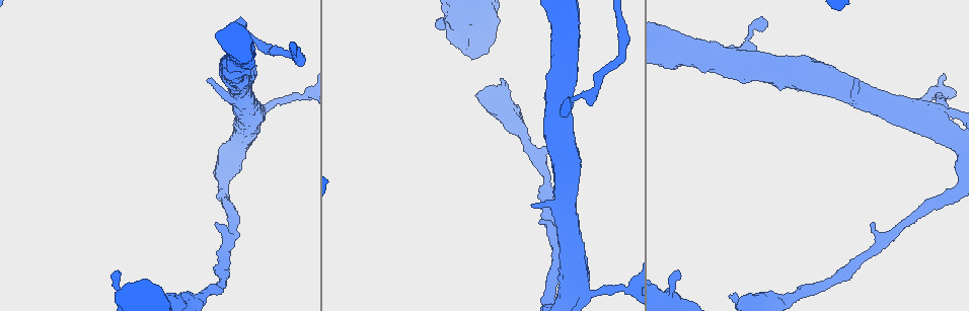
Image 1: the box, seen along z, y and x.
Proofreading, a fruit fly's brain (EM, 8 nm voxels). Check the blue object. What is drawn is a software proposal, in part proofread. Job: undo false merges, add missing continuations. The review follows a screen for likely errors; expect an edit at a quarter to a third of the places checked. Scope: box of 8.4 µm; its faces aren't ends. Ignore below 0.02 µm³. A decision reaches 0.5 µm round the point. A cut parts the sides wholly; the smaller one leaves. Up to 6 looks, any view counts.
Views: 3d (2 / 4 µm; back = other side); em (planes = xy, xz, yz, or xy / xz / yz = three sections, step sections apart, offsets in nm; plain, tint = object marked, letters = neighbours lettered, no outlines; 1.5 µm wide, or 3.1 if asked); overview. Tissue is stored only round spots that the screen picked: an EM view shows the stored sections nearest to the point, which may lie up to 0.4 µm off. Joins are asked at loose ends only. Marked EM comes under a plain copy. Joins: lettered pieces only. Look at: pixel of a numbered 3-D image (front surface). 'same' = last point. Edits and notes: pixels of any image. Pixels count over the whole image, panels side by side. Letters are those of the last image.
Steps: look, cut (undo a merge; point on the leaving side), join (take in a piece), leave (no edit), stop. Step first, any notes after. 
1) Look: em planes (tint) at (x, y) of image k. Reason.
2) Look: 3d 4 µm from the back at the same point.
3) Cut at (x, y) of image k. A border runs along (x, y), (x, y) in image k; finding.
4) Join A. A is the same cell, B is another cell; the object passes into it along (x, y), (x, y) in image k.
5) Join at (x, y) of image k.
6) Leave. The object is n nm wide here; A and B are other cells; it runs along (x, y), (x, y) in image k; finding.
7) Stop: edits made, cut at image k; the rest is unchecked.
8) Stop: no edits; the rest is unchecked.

Look: 3d 2 µm at (216, 224) of image 1. Branch stops here.

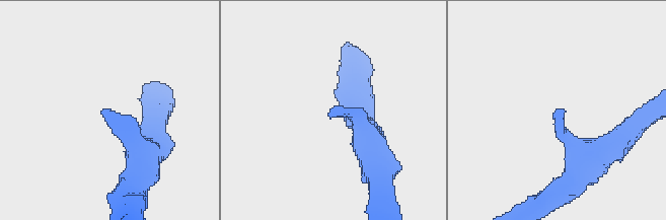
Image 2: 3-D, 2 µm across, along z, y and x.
Look: em planes (tint) at (329, 117) of image 2. Need the tissue.

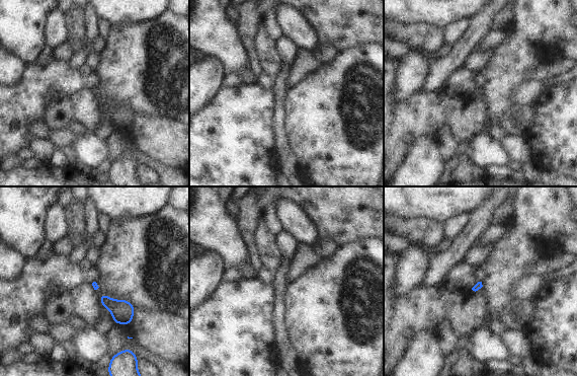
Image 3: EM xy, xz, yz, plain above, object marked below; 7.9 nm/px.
Look: em planes (letters) at the same point.

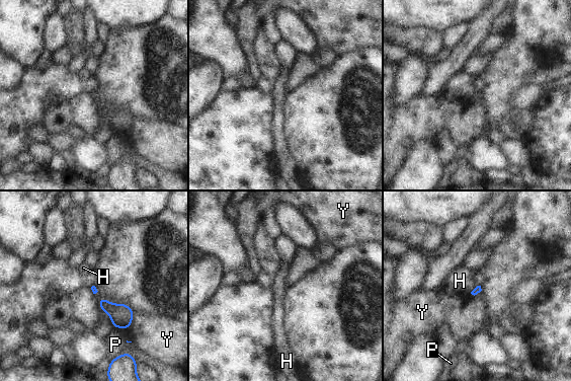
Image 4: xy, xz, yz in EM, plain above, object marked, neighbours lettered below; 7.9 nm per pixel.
Leave. H, P and Y are other cells; a border runs along (134, 312), (132, 323), (128, 328) in image 4; none of them fits.

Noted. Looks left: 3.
Look: em planes (tint) at (939, 111) of image 1. Small branch off a trunk.

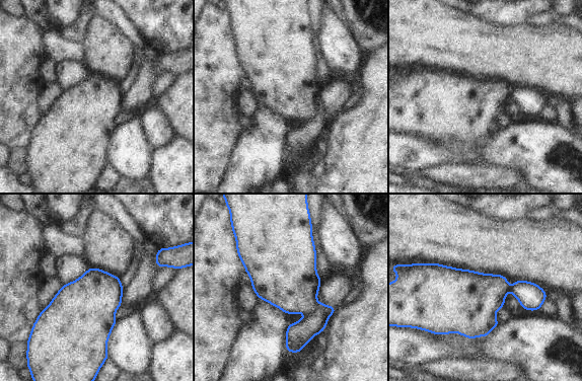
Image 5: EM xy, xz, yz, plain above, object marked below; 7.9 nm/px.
Look: em planes (letters) at the same point. See the neighbours.

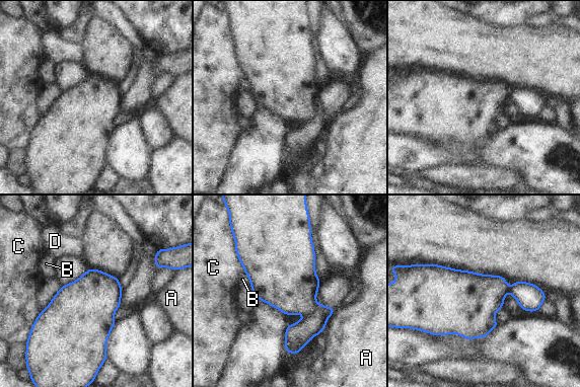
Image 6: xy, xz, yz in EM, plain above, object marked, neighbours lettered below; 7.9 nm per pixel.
Cut at (298, 334) of image 6. The longest contact is with C, 260 nm; A, B, C and D are other cells; a second neuron is stuck on.

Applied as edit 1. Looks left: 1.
Stop: edits made, cut at image 6; the rest is unchecked.

